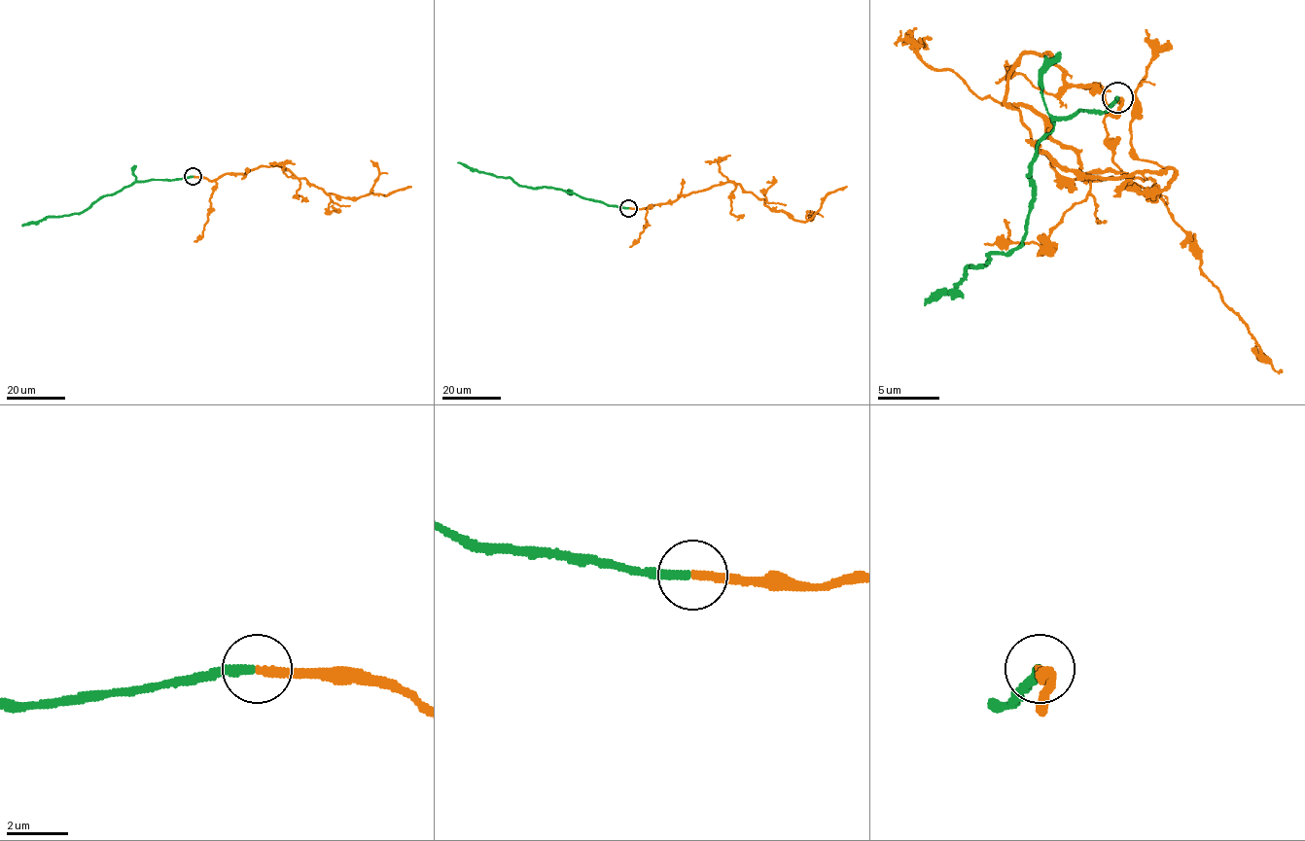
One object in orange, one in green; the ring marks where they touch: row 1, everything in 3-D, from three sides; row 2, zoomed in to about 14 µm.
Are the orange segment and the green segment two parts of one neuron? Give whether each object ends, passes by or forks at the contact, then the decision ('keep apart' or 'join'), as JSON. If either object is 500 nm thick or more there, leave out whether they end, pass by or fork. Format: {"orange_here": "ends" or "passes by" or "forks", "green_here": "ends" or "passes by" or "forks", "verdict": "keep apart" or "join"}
{"orange_here": "ends", "green_here": "ends", "verdict": "join"}

